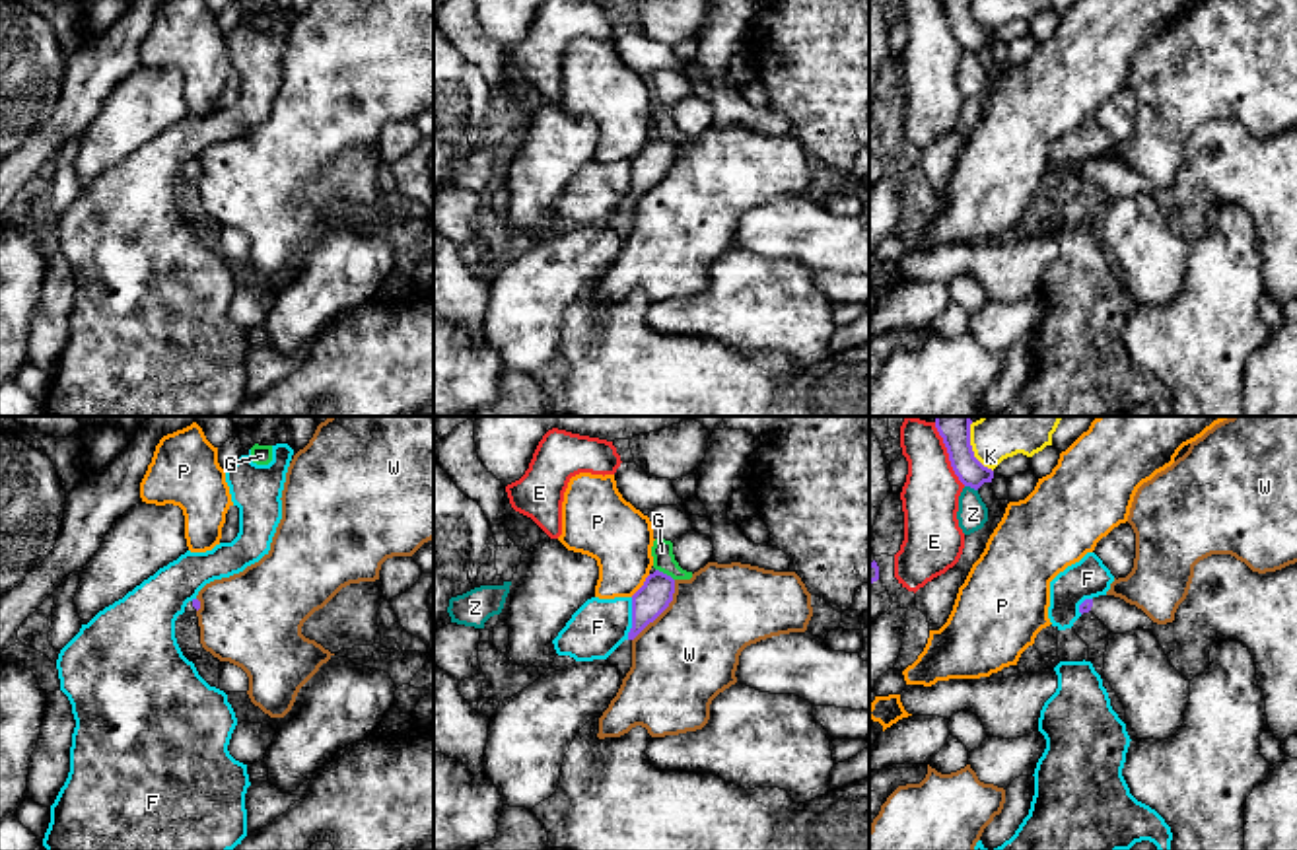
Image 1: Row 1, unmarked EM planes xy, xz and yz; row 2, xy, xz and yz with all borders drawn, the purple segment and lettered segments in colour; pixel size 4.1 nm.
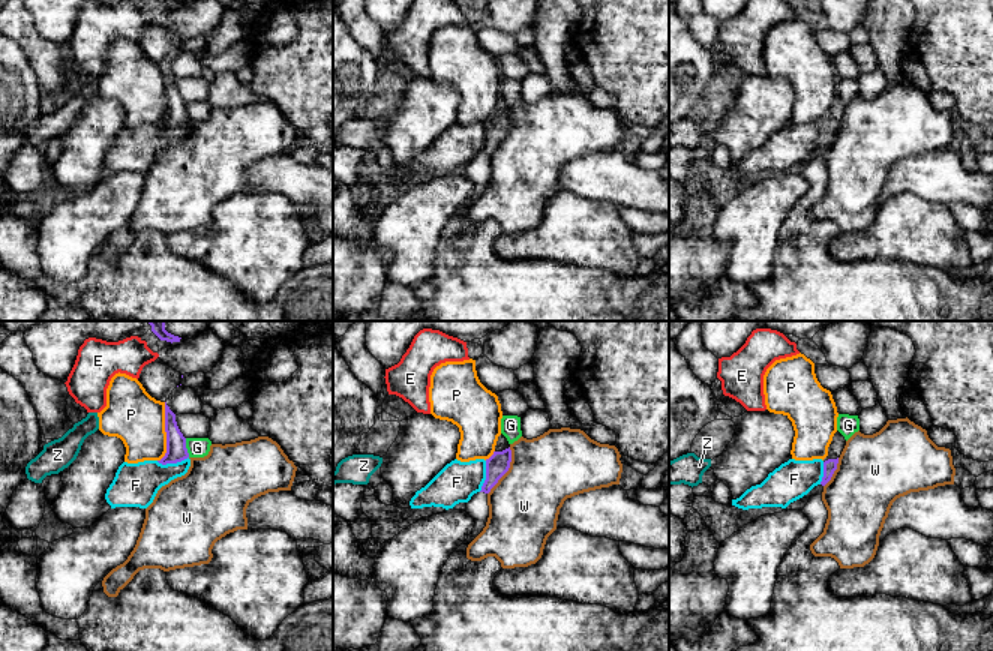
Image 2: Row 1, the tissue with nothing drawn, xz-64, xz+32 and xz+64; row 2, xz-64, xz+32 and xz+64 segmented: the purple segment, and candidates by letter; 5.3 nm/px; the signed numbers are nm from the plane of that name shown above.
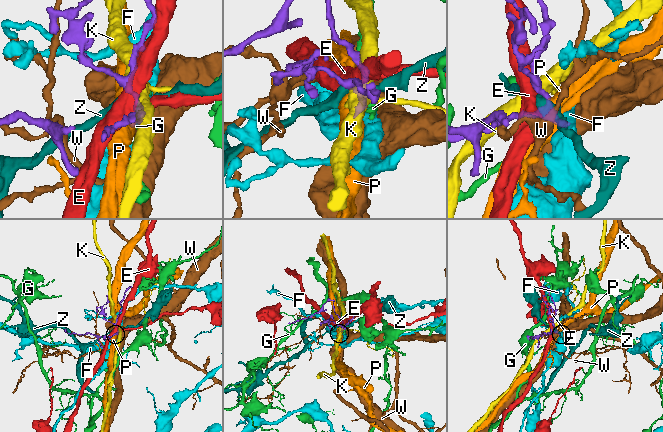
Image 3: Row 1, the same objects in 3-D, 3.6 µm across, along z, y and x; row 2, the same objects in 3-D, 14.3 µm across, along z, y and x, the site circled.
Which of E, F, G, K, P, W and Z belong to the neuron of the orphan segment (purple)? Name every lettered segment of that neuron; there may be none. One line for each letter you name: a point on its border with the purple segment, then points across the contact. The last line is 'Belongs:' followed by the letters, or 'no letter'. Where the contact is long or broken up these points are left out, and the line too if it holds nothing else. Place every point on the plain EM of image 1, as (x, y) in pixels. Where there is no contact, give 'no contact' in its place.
Belongs: no letter

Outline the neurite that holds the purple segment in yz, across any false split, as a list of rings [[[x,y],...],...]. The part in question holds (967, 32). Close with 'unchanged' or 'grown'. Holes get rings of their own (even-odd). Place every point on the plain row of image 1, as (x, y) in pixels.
[[[941,0],[949,18],[951,31],[964,51],[978,54],[992,47],[994,35],[984,31],[972,16],[970,0]]]; unchanged

